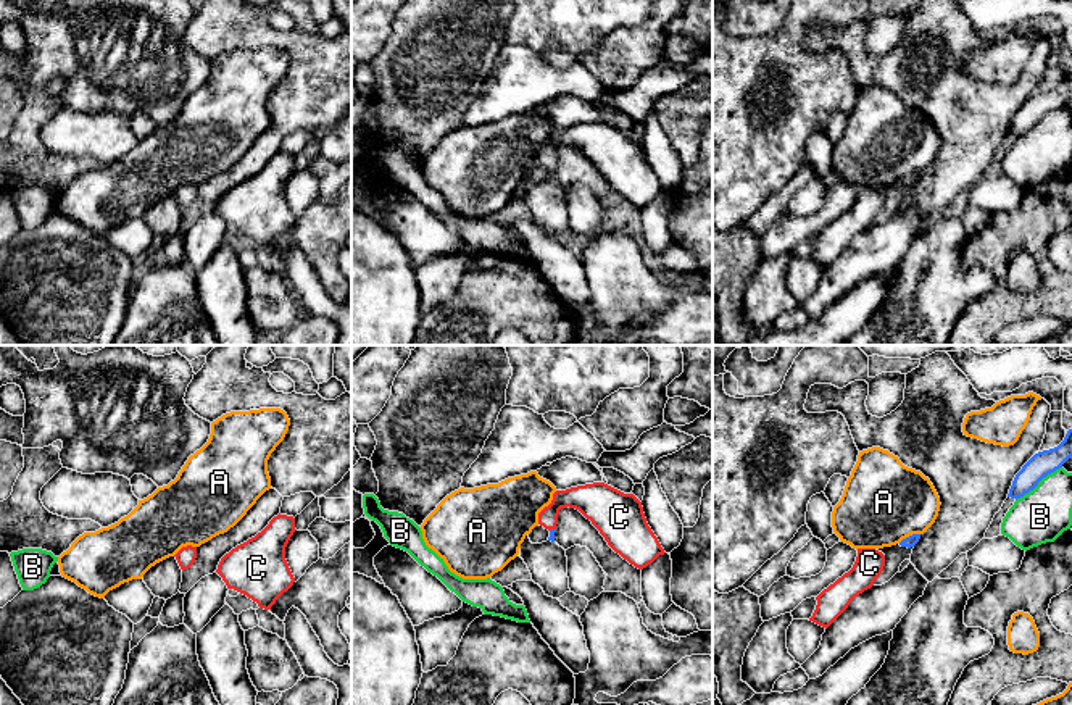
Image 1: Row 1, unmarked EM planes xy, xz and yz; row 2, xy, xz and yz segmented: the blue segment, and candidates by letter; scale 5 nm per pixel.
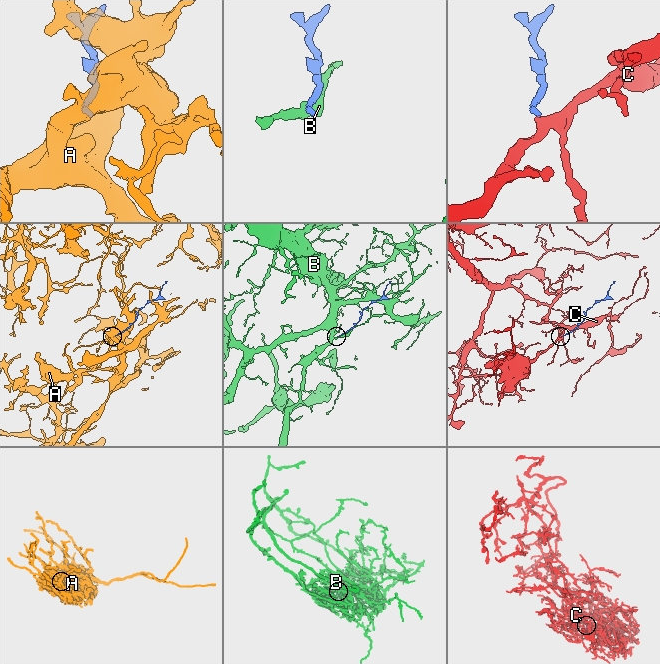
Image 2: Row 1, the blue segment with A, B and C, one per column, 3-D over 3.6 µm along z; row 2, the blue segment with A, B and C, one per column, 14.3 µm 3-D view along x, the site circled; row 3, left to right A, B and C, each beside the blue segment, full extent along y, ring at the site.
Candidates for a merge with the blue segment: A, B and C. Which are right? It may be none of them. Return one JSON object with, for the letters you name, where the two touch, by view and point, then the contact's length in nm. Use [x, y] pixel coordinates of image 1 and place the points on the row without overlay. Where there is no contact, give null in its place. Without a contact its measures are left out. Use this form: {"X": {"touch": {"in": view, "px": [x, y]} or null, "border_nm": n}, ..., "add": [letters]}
{"C": {"touch": {"in": "xz", "px": [552, 168]}, "border_nm": 40}, "add": ["C"]}

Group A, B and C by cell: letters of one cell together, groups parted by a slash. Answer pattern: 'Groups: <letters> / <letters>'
Groups: A / B / C

